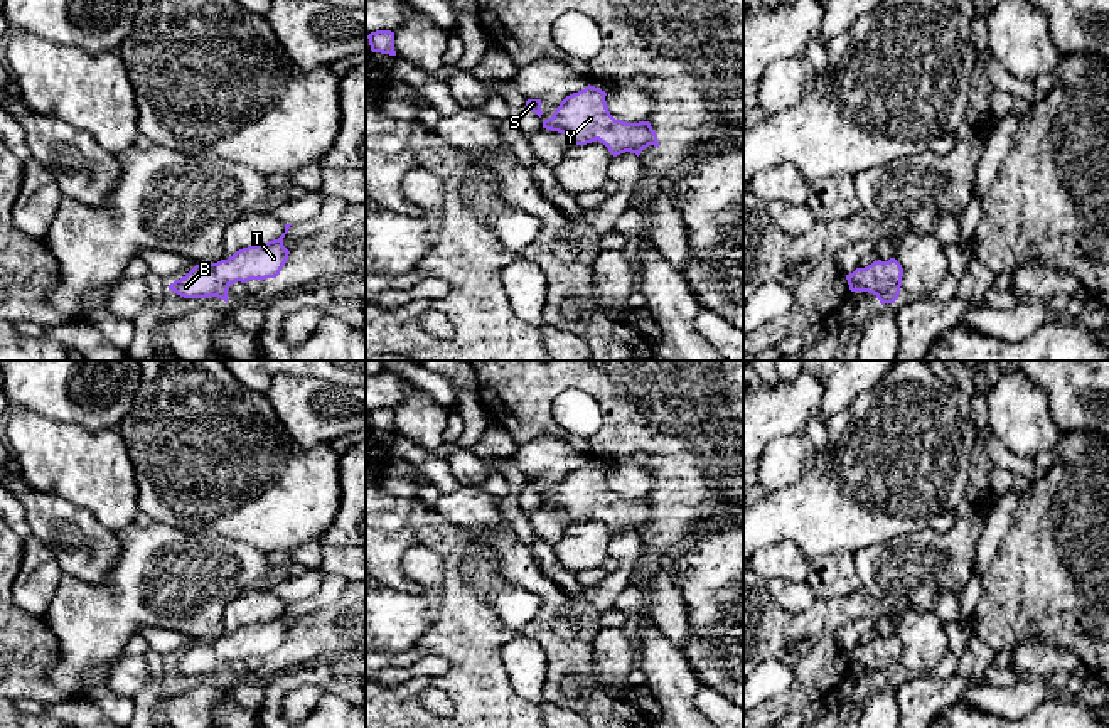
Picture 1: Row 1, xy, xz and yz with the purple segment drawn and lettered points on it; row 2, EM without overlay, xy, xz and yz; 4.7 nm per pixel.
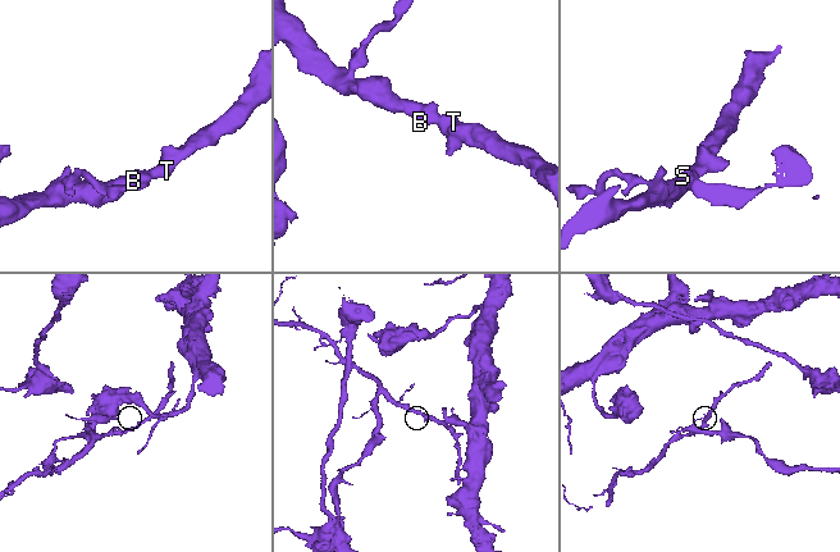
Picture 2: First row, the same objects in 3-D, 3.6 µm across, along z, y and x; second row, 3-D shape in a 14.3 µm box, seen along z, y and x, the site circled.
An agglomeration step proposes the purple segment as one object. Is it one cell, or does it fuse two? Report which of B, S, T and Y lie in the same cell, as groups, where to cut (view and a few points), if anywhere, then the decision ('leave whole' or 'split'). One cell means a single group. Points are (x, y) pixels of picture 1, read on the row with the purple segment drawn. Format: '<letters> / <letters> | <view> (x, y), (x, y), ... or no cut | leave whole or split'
B S T Y | no cut | leave whole

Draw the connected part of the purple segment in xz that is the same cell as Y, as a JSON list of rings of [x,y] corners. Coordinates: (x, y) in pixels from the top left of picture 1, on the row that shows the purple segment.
[[[588,84],[566,96],[553,116],[543,121],[543,128],[563,133],[573,145],[598,140],[613,157],[625,152],[639,157],[649,145],[659,148],[657,135],[649,121],[615,120],[607,108],[605,96],[605,91]]]

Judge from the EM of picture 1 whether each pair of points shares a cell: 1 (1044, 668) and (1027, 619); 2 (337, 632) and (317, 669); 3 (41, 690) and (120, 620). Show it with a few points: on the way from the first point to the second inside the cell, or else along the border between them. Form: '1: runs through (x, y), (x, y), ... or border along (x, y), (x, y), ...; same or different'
1: border along (1012, 649), (1030, 639), (1039, 639), (1071, 653); different
2: border along (348, 654), (285, 666); different
3: border along (58, 641), (59, 664), (53, 679), (75, 695); different

